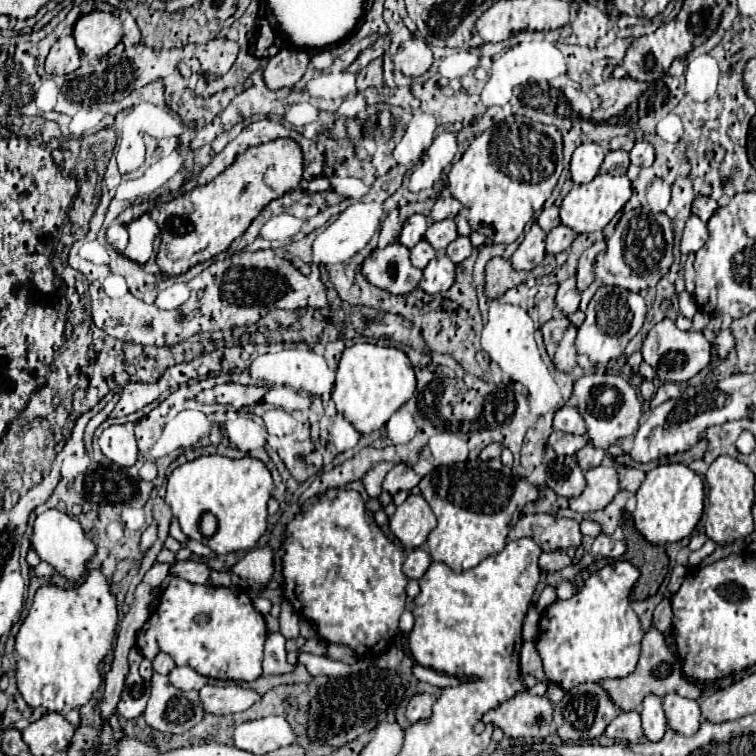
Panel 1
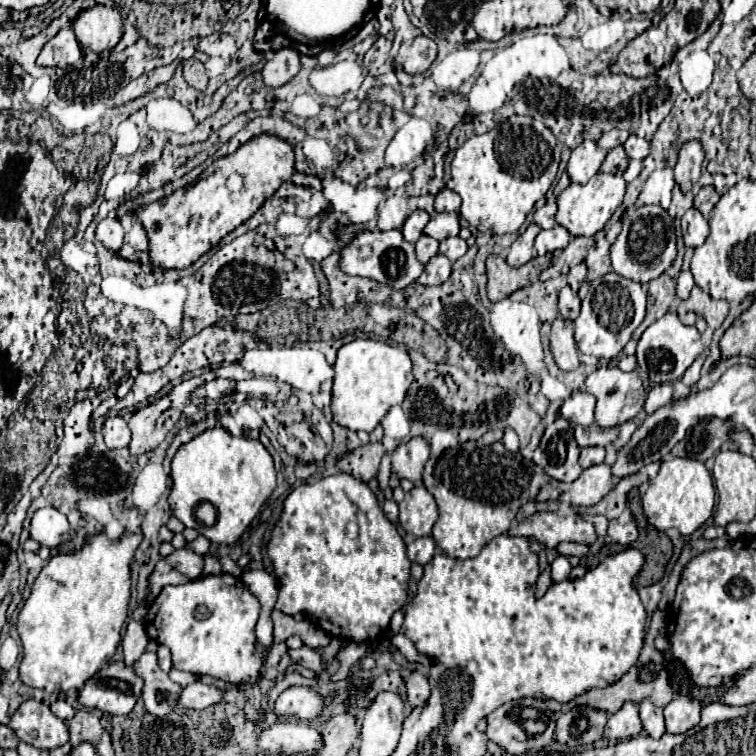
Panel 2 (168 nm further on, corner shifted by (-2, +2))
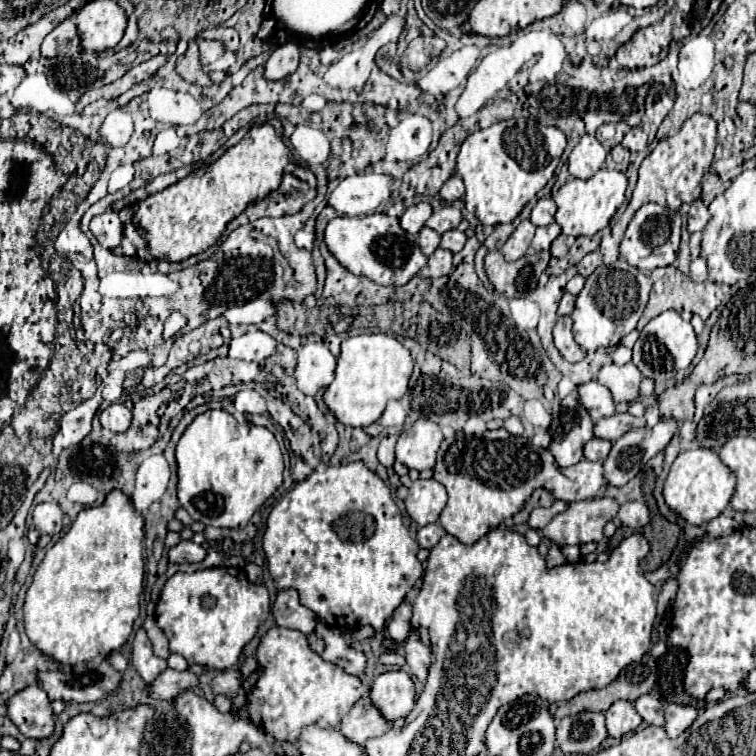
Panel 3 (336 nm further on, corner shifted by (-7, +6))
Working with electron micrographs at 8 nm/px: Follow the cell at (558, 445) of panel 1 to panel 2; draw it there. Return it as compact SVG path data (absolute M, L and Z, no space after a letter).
M594 424L591 427L576 426L573 429L573 437L576 438L581 448L602 446L607 450L607 459L604 460L604 463L608 465L616 462L617 453L613 443L618 438L618 434L620 434L620 426L614 426L612 430L604 430Z

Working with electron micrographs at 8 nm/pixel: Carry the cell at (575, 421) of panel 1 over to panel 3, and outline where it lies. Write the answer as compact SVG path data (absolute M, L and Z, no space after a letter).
M597 380L579 386L579 404L589 412L593 420L601 420L605 416L615 414L615 402L605 386Z

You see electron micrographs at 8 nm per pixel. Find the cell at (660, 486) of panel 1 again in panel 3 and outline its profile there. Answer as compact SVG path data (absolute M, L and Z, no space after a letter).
M689 448L685 452L679 452L675 462L671 464L669 476L663 486L663 498L677 516L685 518L693 526L699 526L705 520L717 518L727 508L733 490L735 490L735 478L729 472L729 468L723 466L723 462L713 450Z

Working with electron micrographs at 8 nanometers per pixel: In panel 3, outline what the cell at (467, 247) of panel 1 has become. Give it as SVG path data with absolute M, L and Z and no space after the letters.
M449 230L449 232L445 232L443 238L441 238L441 248L451 250L453 254L457 254L457 252L463 250L465 242L467 242L467 236L465 236L463 232L459 232L459 230Z

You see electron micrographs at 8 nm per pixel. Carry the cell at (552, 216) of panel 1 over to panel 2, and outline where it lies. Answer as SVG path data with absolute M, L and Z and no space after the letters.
M546 202L542 208L538 208L532 216L532 222L538 224L540 228L552 228L554 222L554 214L556 214L556 202Z

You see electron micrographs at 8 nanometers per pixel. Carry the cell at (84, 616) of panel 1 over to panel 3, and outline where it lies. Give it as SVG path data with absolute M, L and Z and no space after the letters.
M119 490L109 492L101 506L79 512L69 532L47 550L25 596L25 632L41 654L47 654L57 664L75 666L81 662L93 662L97 656L107 658L111 652L121 650L133 632L135 618L139 616L139 596L143 592L145 574L141 554L143 538L143 518L133 510L131 500Z

